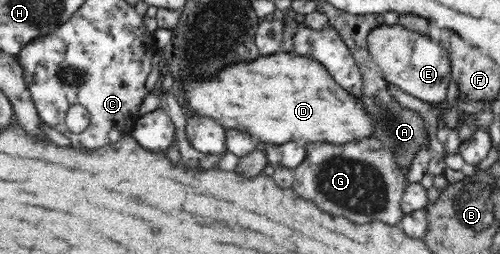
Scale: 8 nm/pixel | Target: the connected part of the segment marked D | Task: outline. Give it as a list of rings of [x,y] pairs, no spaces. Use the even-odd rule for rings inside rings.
[[[293,52],[273,53],[258,57],[252,63],[238,63],[222,69],[214,79],[208,81],[186,81],[184,83],[186,99],[185,110],[193,110],[214,118],[226,129],[248,131],[257,141],[282,145],[286,142],[301,142],[304,145],[326,142],[342,145],[348,141],[358,141],[374,135],[374,125],[366,113],[360,97],[344,91],[324,66],[310,56],[301,56]]]

